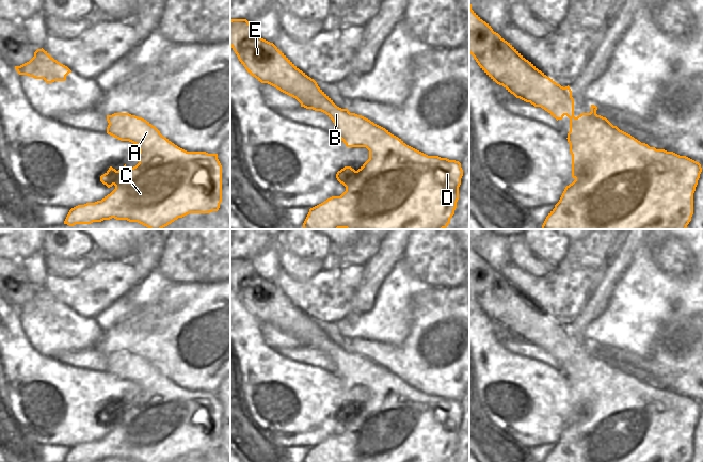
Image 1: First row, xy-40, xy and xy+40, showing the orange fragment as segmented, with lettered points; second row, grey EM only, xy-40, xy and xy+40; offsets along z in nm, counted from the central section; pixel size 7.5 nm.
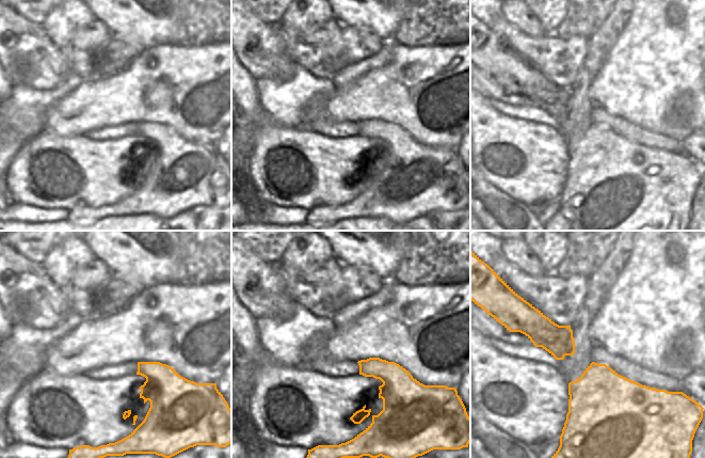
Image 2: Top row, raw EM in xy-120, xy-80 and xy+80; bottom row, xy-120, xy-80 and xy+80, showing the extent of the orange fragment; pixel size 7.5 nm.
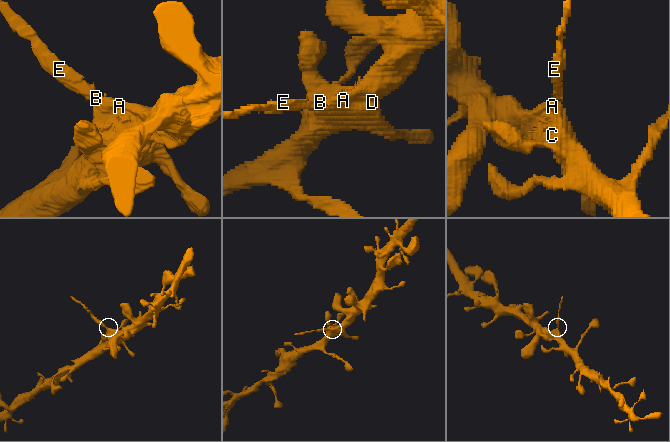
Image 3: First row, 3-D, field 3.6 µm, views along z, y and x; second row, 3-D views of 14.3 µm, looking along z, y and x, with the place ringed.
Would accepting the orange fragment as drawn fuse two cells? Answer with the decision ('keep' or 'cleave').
cleave

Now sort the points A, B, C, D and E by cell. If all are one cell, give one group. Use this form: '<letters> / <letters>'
A C D / B E

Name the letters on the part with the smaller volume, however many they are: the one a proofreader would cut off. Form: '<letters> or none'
B, E.

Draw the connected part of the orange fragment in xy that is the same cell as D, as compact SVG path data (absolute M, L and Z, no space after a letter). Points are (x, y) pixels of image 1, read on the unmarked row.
M355 352L348 353L347 365L336 364L335 372L347 386L366 386L369 398L357 410L351 405L338 410L336 417L346 426L346 430L340 435L332 435L310 447L304 462L450 462L463 415L459 400L428 395L406 384L385 367Z

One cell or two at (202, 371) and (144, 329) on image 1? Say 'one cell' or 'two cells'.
one cell

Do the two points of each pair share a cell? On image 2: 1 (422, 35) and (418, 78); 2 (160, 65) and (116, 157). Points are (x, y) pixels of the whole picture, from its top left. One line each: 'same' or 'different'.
1: different
2: different

